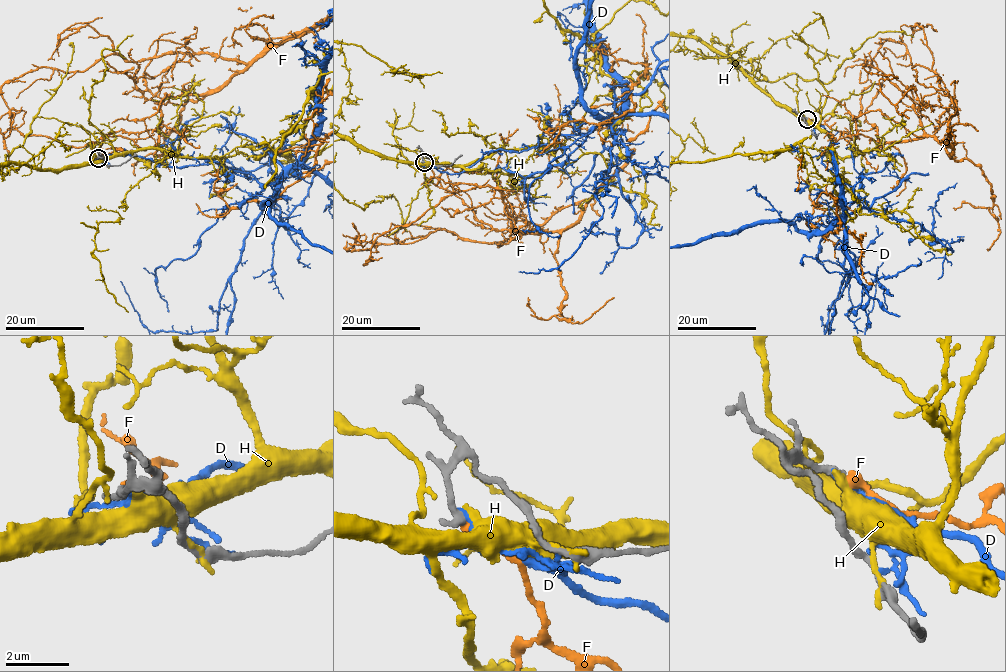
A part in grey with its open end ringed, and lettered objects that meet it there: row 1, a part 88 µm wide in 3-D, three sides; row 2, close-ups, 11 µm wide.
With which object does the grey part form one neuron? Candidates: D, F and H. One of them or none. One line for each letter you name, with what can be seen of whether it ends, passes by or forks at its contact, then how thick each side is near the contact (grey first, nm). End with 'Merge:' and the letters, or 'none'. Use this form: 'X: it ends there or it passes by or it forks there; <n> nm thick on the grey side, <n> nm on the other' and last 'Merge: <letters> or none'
F: it ends there; 280 nm thick on the grey side, 340 nm on the other
Merge: F

